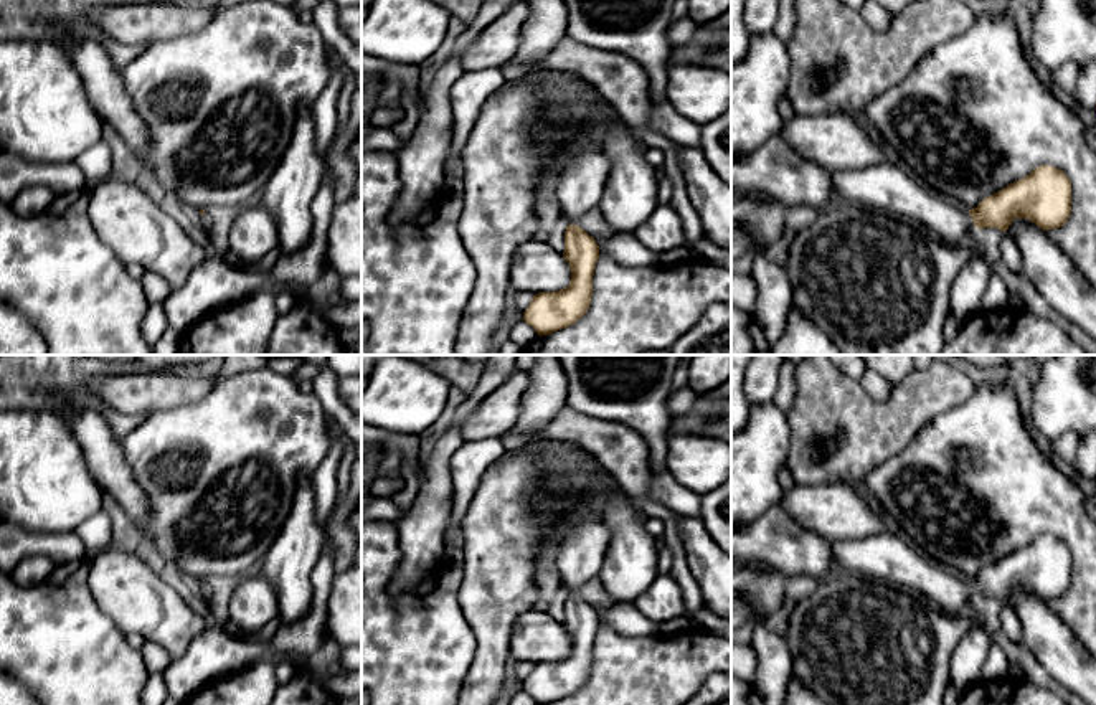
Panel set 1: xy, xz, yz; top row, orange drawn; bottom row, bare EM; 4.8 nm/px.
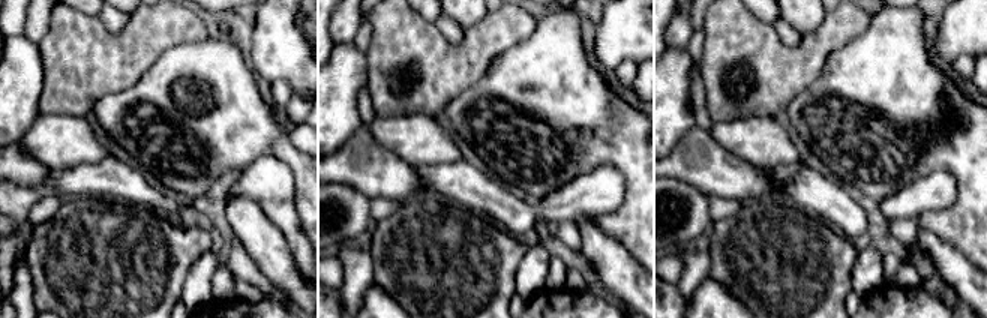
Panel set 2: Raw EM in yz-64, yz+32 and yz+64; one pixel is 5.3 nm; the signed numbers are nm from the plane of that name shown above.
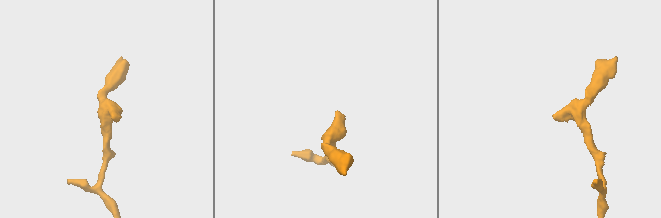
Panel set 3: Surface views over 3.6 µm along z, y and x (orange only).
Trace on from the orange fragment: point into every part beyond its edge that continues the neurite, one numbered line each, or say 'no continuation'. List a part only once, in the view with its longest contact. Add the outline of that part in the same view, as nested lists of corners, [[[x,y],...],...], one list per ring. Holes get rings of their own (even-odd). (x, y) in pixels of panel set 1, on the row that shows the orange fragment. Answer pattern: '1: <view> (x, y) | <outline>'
1: yz (887, 187) | [[[890,162],[832,173],[837,200],[885,210],[933,233],[946,244],[959,244],[974,221],[967,210],[911,178]]]

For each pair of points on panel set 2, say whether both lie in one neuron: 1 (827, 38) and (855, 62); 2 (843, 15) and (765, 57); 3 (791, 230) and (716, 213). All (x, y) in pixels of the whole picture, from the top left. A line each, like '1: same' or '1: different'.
1: different
2: same
3: different

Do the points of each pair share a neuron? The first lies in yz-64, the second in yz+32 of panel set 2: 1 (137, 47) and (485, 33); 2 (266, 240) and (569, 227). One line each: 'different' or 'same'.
1: same
2: different

